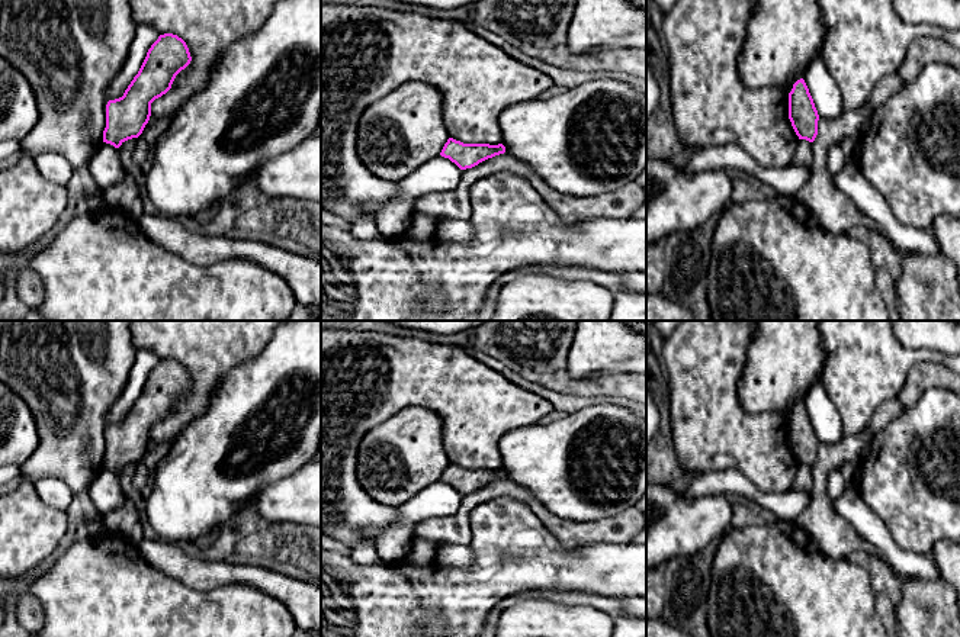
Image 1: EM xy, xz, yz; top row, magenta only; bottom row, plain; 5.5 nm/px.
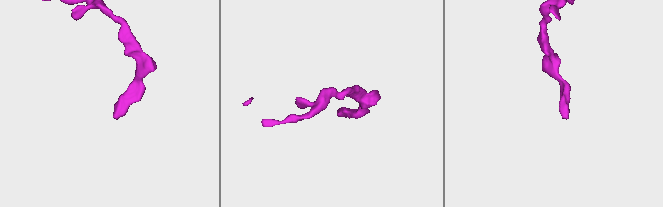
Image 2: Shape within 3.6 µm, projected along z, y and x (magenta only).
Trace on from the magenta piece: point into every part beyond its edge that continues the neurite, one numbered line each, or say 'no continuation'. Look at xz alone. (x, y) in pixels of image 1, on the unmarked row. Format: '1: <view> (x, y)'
no continuation

